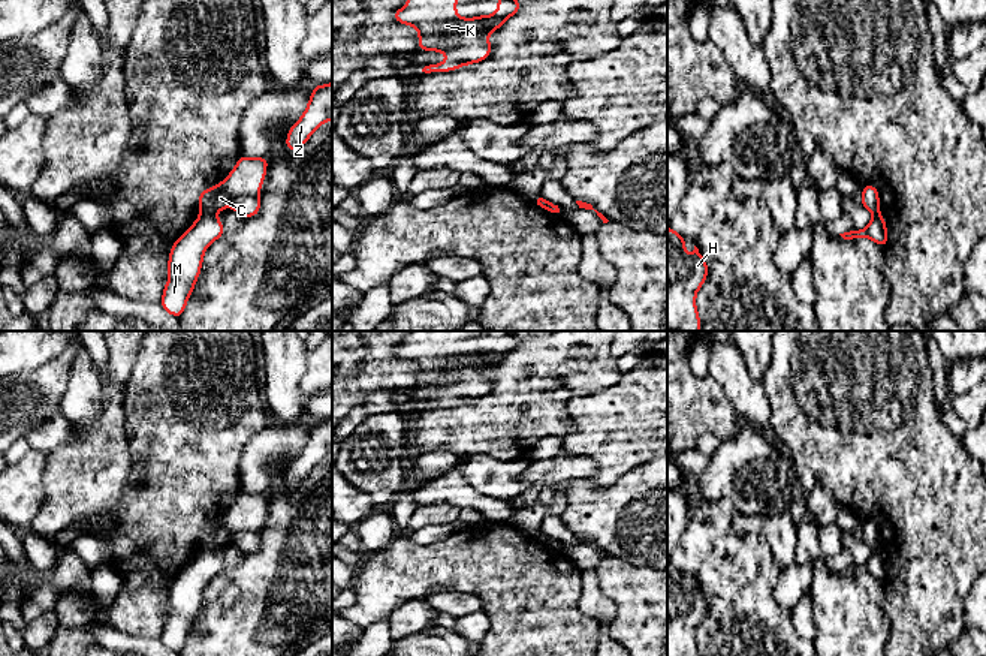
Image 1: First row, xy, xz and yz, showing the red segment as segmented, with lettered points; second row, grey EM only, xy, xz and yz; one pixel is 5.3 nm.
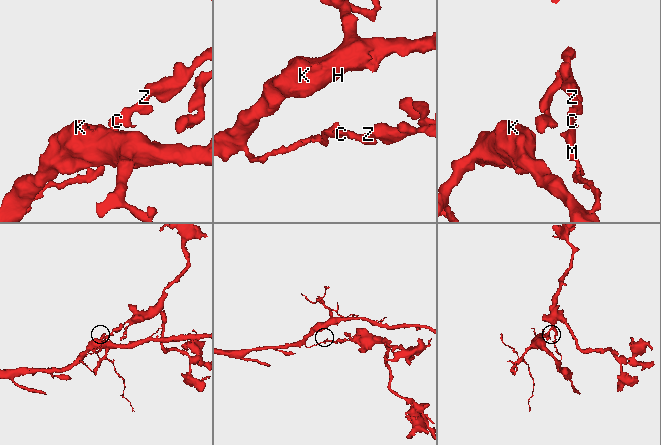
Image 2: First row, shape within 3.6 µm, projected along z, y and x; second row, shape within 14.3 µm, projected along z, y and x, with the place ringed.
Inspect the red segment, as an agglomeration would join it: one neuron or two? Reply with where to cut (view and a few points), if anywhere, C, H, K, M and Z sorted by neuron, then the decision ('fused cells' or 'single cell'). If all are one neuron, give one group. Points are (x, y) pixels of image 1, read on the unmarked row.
cut xy (214, 548), (201, 551); groups C Z / H K M; fused cells

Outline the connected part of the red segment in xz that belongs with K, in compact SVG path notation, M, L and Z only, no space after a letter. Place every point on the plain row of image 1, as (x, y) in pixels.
M410 331L407 340L394 347L398 358L417 365L419 385L440 386L449 392L444 398L420 401L422 410L455 406L488 394L492 385L488 371L522 341L513 331L498 331L494 350L459 353L458 332L467 331Z

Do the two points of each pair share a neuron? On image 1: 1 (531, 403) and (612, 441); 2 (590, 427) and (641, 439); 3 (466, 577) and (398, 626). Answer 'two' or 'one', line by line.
1: two
2: one
3: two

